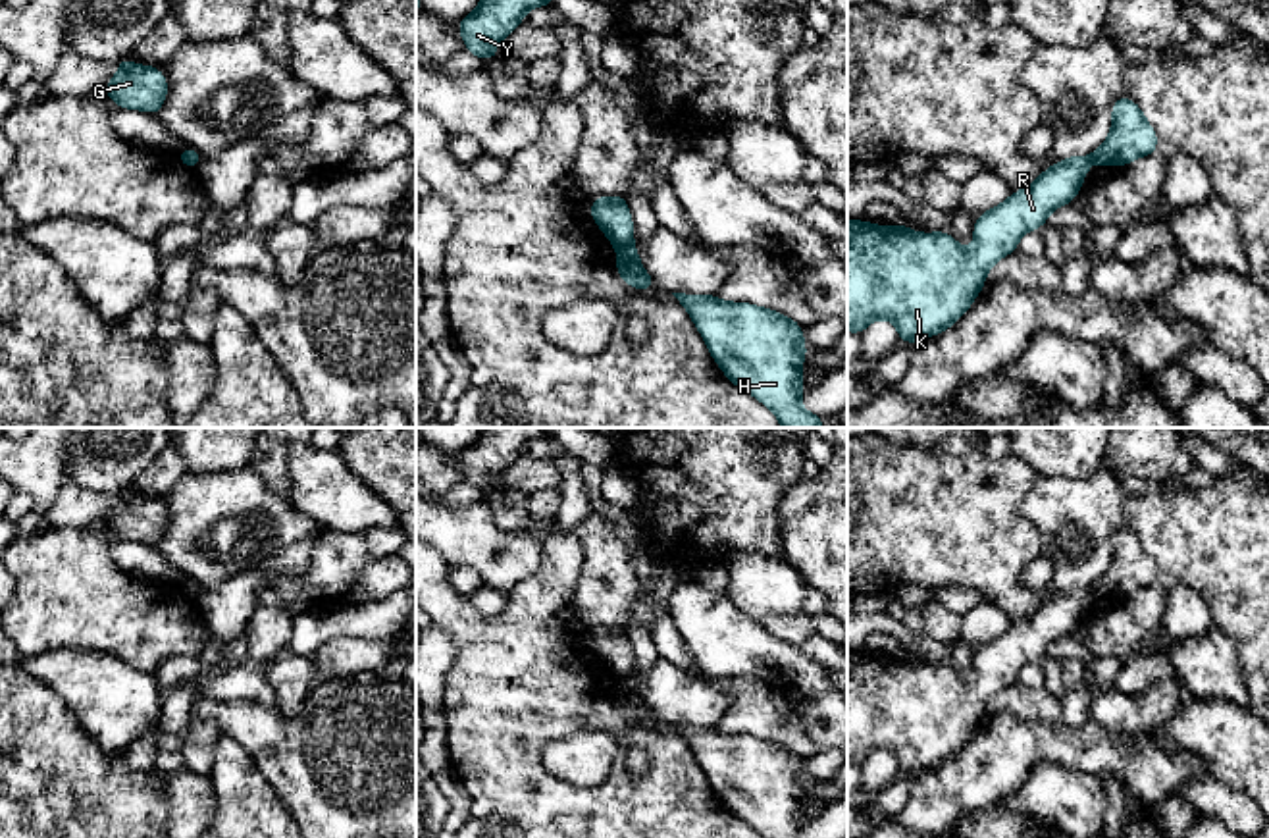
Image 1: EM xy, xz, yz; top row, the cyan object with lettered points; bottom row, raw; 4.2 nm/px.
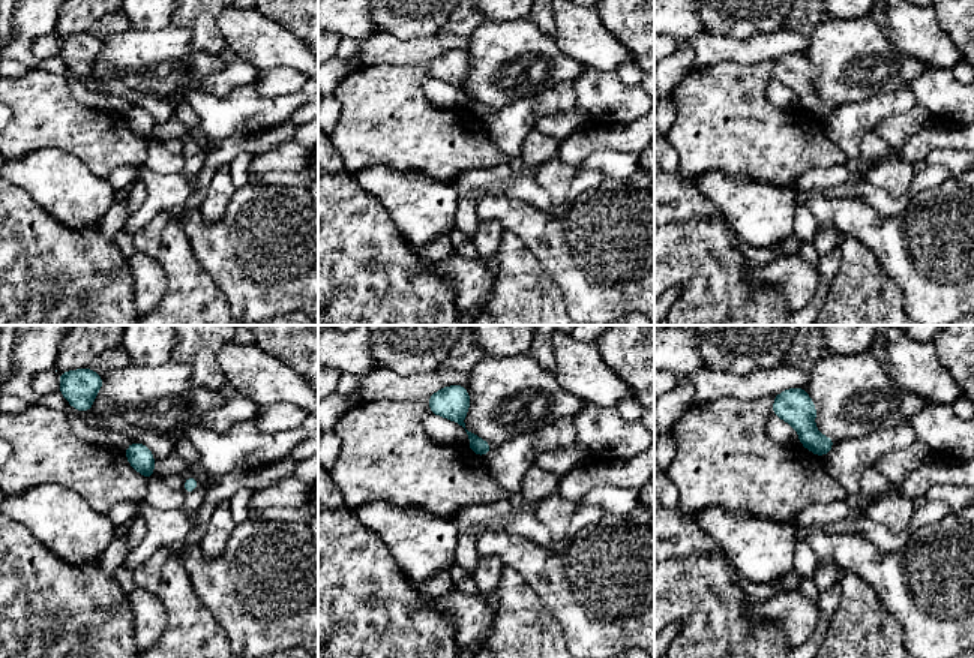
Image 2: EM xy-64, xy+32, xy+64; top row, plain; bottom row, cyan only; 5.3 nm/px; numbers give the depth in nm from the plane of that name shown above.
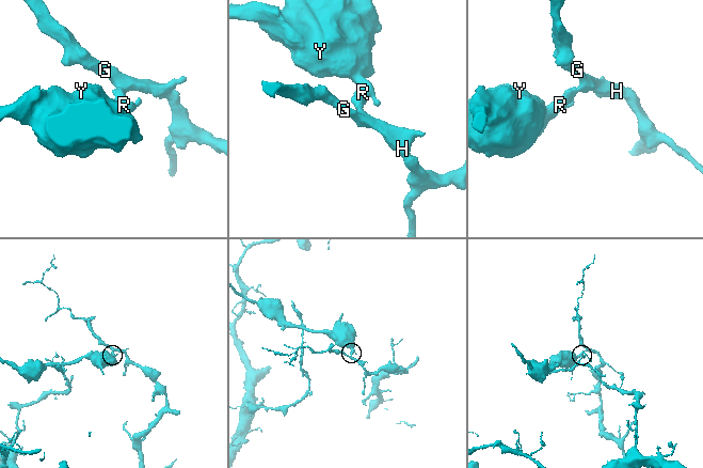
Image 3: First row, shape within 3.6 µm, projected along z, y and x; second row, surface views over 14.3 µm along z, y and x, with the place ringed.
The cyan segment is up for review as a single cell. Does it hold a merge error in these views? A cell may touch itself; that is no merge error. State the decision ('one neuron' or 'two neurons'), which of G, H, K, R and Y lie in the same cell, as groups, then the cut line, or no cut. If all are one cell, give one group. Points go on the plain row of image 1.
two neurons | G H / K R Y | xz (632, 671), (615, 677)

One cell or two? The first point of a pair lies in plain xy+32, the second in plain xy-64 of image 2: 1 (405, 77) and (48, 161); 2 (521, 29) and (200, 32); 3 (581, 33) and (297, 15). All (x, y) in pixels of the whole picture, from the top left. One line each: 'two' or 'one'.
1: two
2: two
3: two

